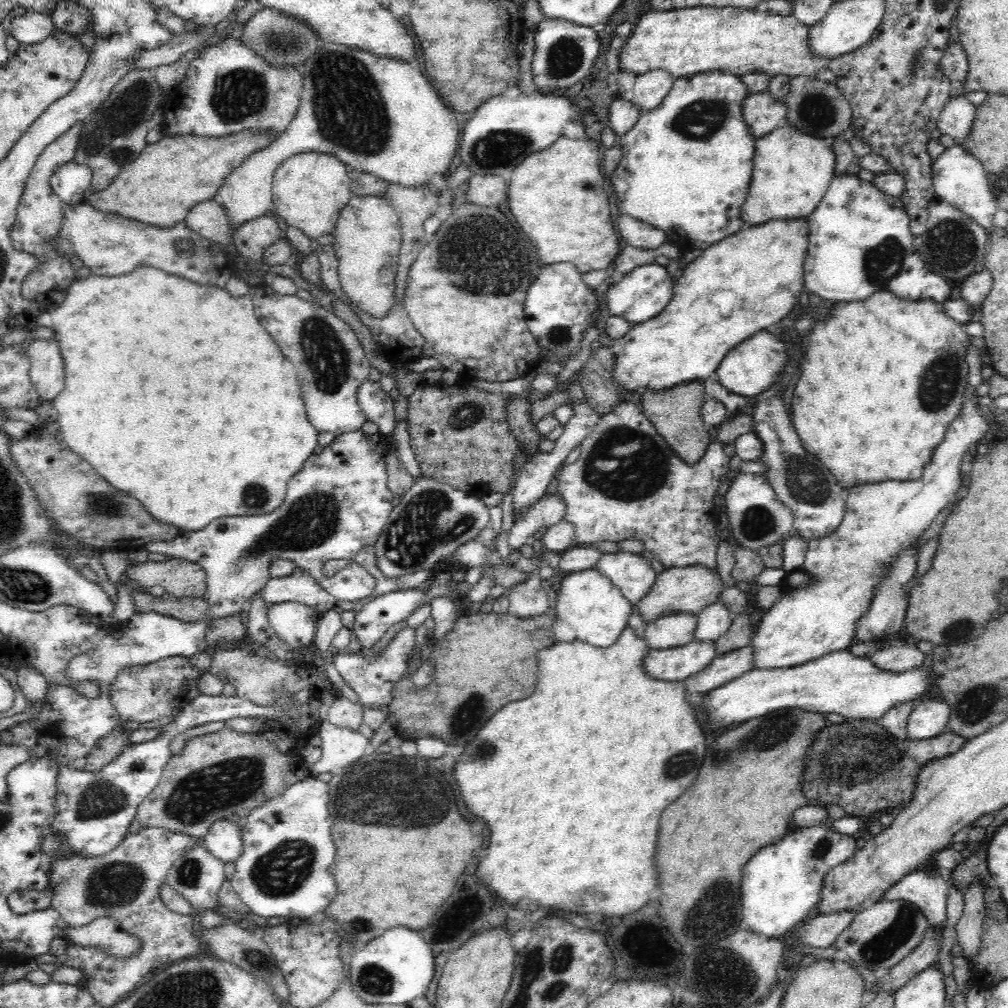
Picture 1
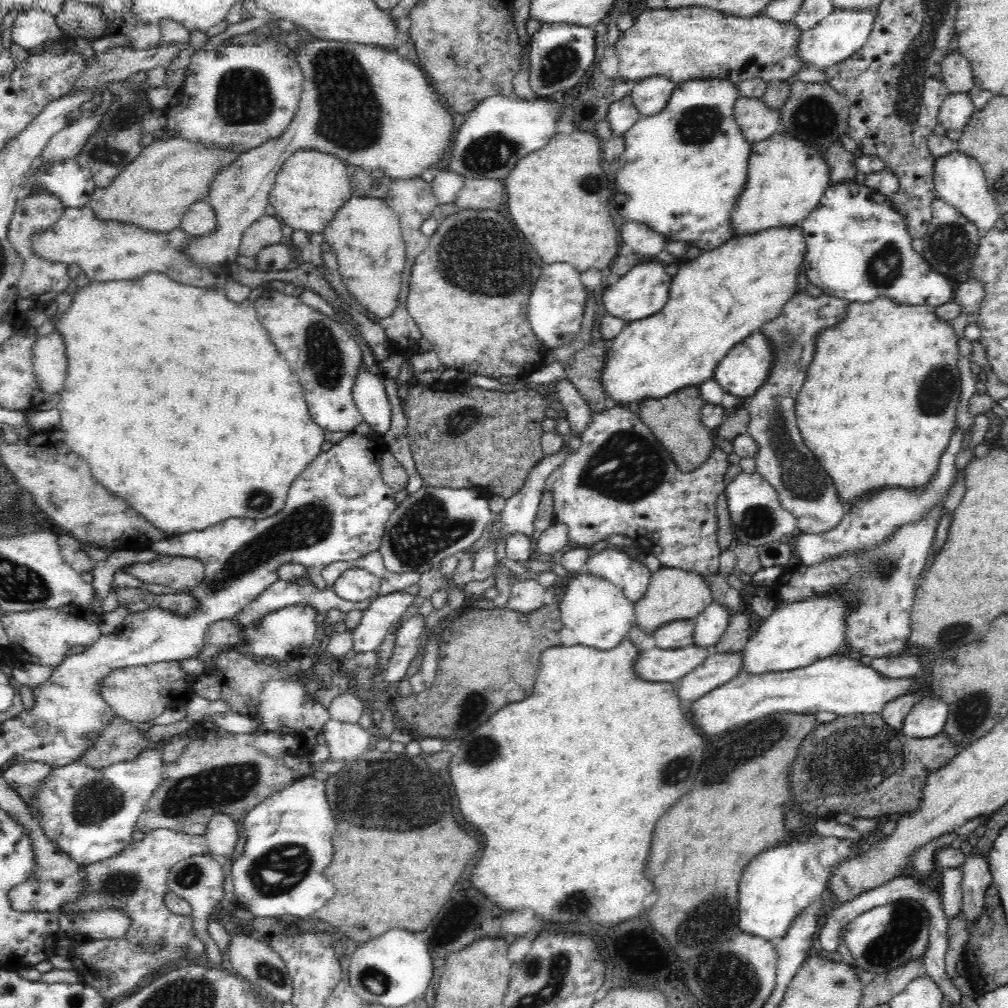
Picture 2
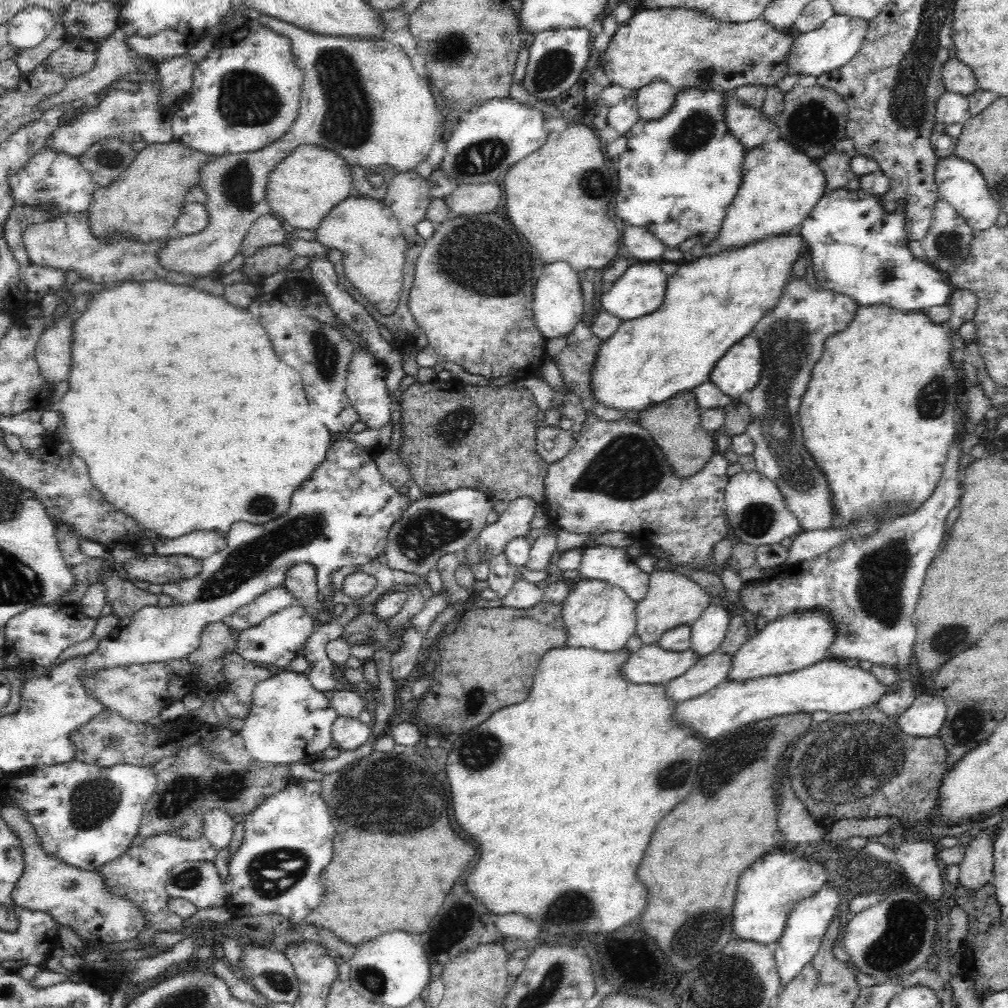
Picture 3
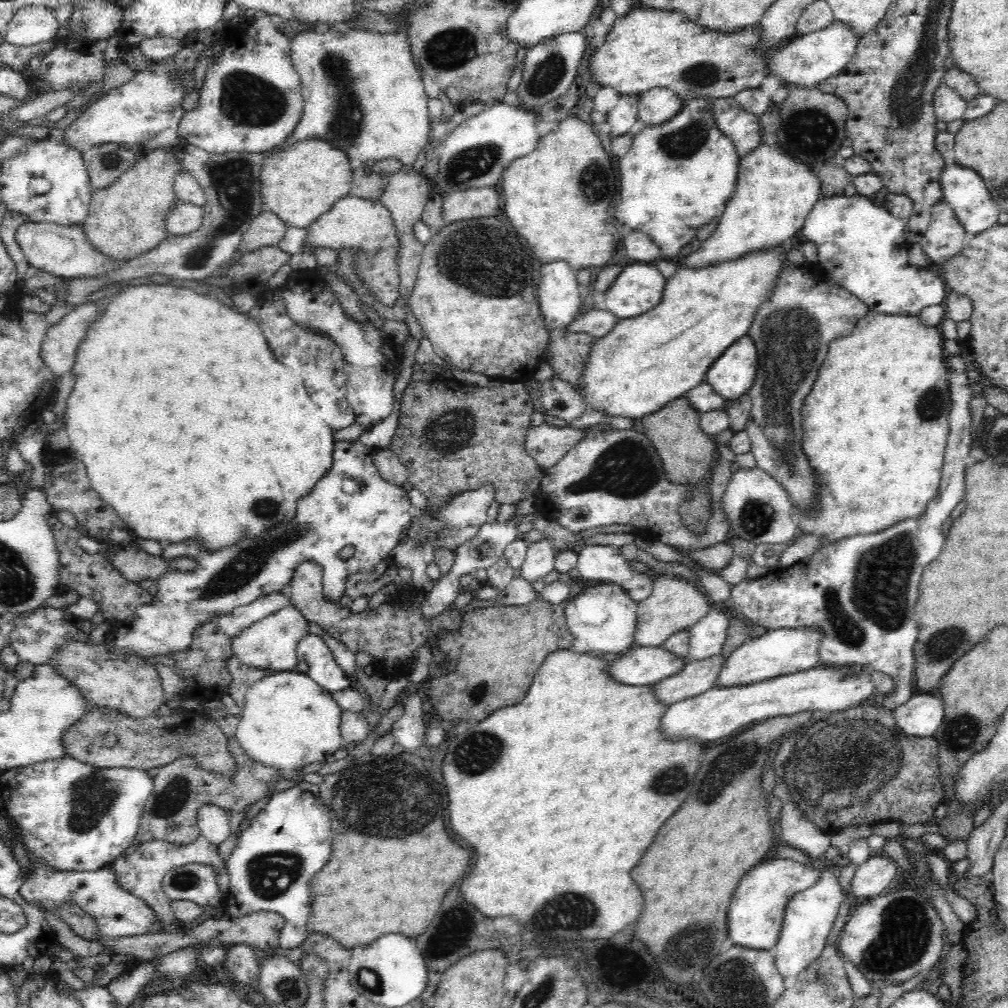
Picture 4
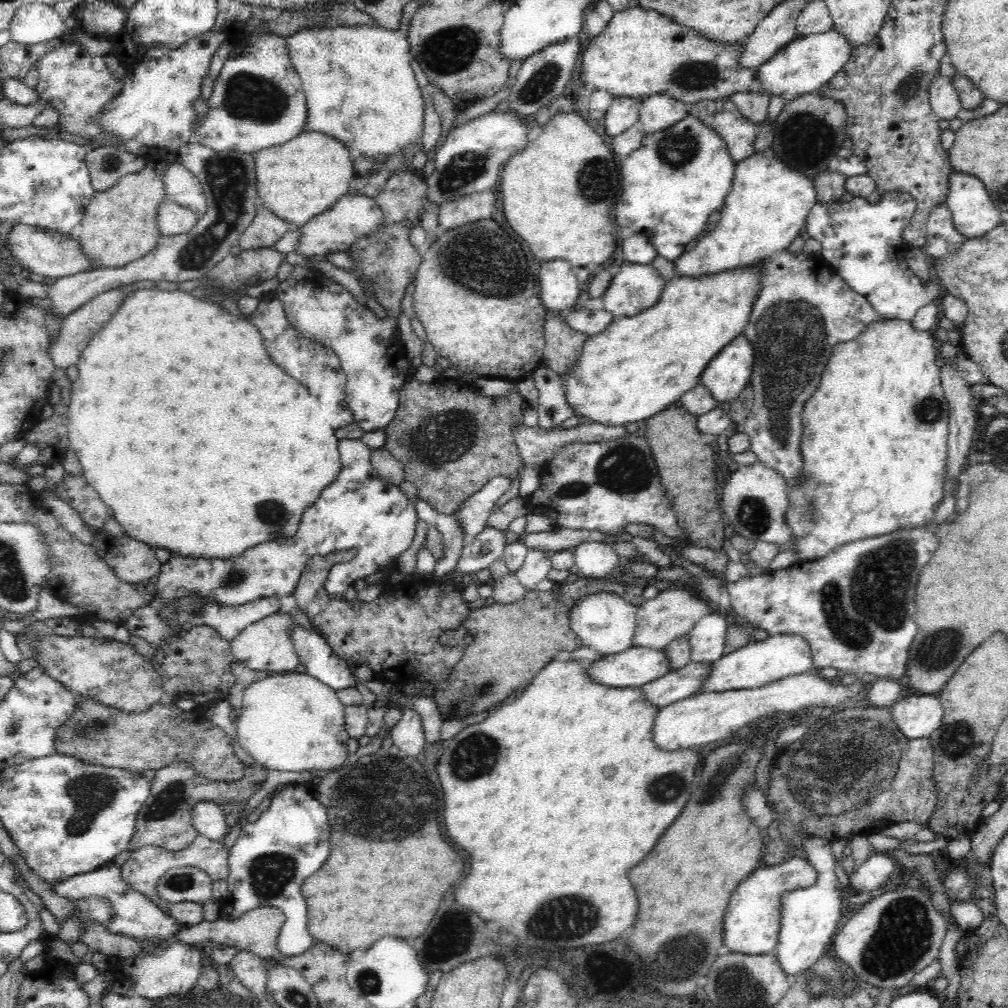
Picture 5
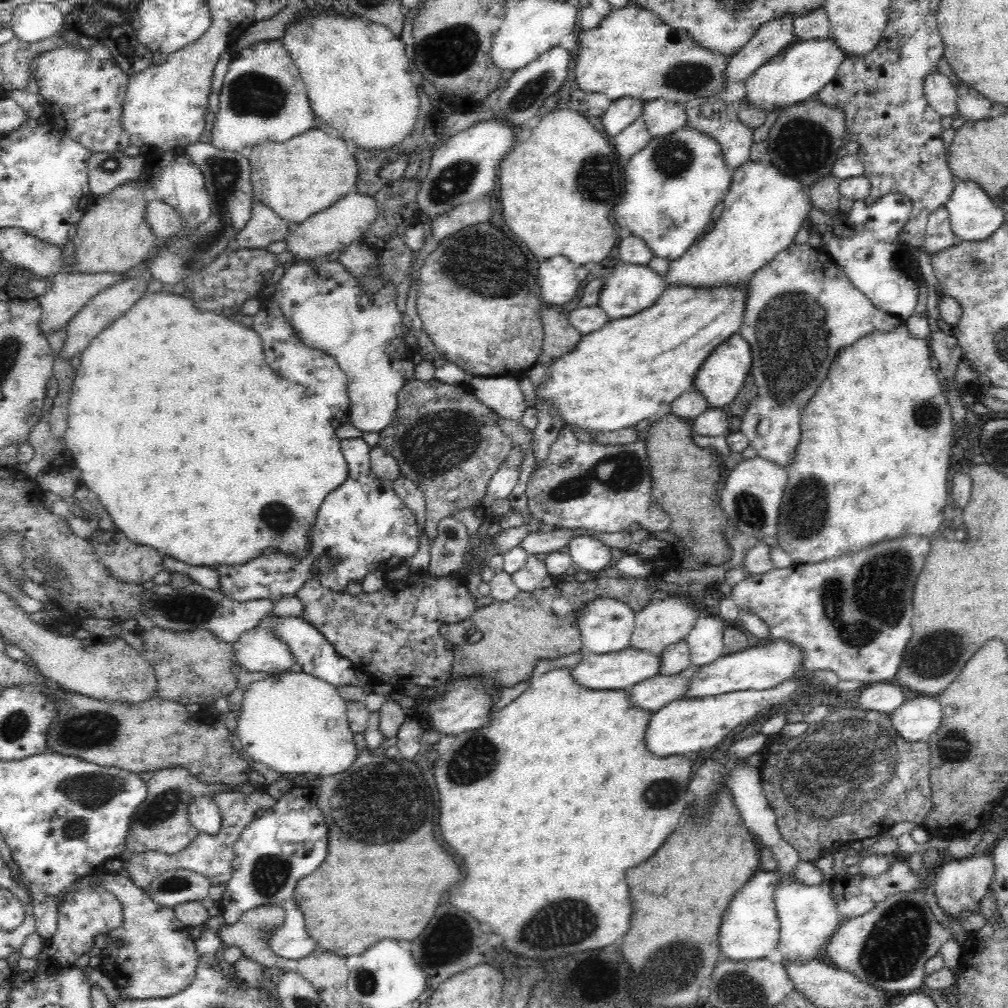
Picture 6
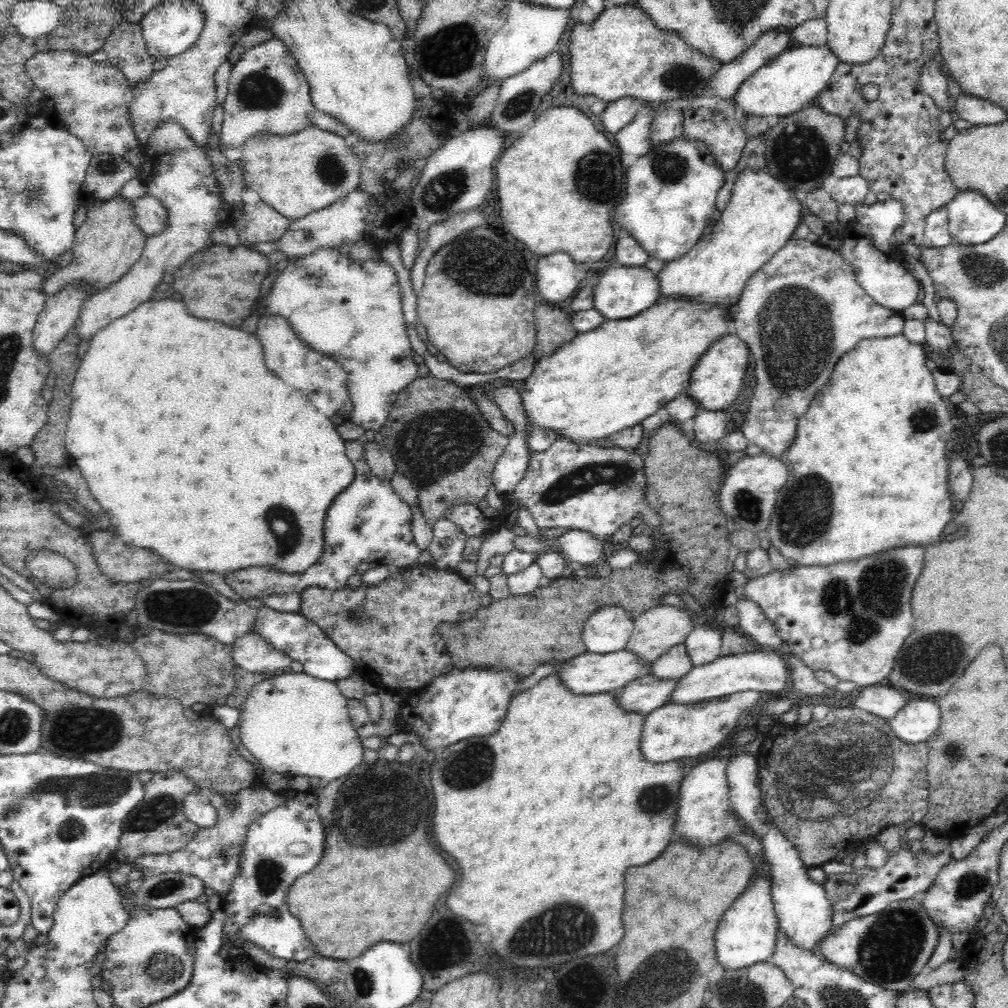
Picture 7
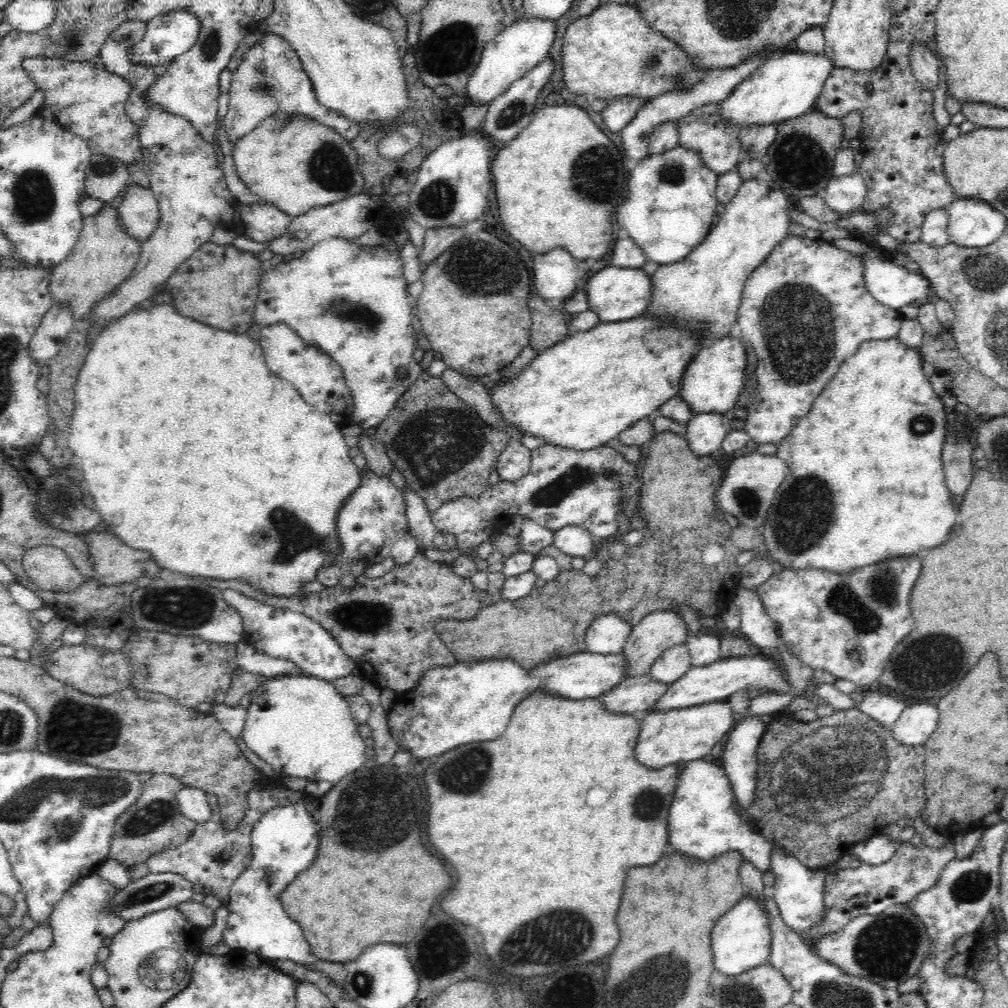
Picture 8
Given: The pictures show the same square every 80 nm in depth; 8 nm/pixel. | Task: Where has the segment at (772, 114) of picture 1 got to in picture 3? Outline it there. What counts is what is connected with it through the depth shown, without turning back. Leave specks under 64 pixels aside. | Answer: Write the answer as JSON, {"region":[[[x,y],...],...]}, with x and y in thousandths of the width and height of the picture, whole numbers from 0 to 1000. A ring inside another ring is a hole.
{"region":[[[722,92],[717,109],[723,131],[733,139],[740,151],[756,143],[770,126],[766,117],[760,117],[754,107],[740,103],[728,92]]]}

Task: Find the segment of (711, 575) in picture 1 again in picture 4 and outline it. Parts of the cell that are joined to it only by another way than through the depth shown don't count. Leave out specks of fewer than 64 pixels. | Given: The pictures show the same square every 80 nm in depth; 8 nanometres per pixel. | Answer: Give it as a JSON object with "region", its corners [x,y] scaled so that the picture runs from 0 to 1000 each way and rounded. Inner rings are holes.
{"region":[[[647,568],[647,587],[643,593],[632,598],[630,637],[634,641],[652,642],[669,627],[684,624],[702,607],[706,601],[691,579],[679,573],[657,571]]]}

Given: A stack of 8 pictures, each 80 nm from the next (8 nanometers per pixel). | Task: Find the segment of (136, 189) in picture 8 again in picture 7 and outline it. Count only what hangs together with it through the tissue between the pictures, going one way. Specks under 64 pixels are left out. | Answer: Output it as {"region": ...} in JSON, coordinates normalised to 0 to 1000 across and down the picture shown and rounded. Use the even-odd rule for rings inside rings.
{"region":[[[151,192],[140,194],[131,201],[134,209],[131,217],[142,233],[153,235],[166,227],[165,206]]]}

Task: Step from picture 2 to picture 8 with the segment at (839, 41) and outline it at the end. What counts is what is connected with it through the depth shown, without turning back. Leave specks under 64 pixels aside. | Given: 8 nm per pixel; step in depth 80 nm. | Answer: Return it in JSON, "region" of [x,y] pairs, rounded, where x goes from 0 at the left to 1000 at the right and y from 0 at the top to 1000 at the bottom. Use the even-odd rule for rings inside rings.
{"region":[[[794,51],[774,52],[745,71],[744,75],[741,75],[740,79],[734,81],[730,87],[727,87],[724,95],[715,101],[715,113],[719,115],[717,119],[728,121],[733,127],[738,123],[770,123],[796,115],[799,110],[809,107],[810,98],[827,66],[817,52],[812,54]]]}

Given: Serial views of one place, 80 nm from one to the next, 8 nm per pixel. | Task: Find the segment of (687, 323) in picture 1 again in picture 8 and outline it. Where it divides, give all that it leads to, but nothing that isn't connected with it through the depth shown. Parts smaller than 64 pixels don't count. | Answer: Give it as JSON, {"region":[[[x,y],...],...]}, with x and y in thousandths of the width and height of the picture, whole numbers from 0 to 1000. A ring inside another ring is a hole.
{"region":[[[641,310],[637,312],[636,313],[633,313],[631,315],[628,315],[627,317],[617,317],[616,319],[595,319],[593,320],[589,325],[583,326],[581,329],[568,329],[567,332],[562,334],[561,336],[558,336],[554,339],[554,341],[548,343],[548,345],[542,346],[542,349],[538,349],[538,351],[534,351],[530,357],[528,357],[528,361],[516,371],[516,373],[512,373],[512,375],[504,375],[502,377],[502,381],[500,383],[496,383],[496,385],[490,385],[488,387],[488,393],[489,395],[489,401],[491,404],[491,407],[494,407],[495,409],[500,409],[502,411],[502,415],[504,417],[508,417],[508,419],[512,419],[512,425],[514,427],[520,427],[520,429],[524,429],[524,431],[528,431],[528,433],[533,433],[534,435],[540,435],[540,437],[543,438],[543,440],[549,440],[549,442],[554,442],[558,444],[568,444],[569,446],[585,446],[585,444],[591,444],[593,442],[597,442],[600,440],[600,438],[603,438],[605,435],[610,435],[617,429],[618,427],[621,427],[622,425],[625,425],[630,419],[633,419],[634,417],[637,417],[641,414],[648,414],[652,411],[654,407],[654,403],[656,401],[659,401],[660,399],[663,399],[666,395],[669,395],[671,392],[674,391],[674,387],[676,386],[676,379],[675,379],[675,385],[673,385],[673,377],[677,377],[677,365],[681,365],[683,363],[685,357],[687,357],[702,340],[700,340],[697,337],[697,333],[693,331],[693,329],[688,329],[685,328],[684,325],[680,323],[677,319],[672,319],[672,317],[669,317],[669,319],[664,319],[659,313],[659,315],[650,315],[650,313],[642,313]]]}

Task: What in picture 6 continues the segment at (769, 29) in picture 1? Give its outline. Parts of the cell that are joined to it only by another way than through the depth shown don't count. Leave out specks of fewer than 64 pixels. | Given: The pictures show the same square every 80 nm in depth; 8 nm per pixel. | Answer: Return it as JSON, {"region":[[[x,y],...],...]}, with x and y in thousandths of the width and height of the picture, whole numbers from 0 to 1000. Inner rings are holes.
{"region":[[[631,5],[620,6],[614,10],[607,9],[605,14],[603,14],[603,18],[595,24],[593,30],[575,34],[575,50],[573,50],[573,56],[571,56],[571,69],[569,71],[571,71],[571,83],[575,85],[575,89],[579,89],[579,91],[595,91],[595,93],[601,93],[608,100],[617,96],[627,96],[638,101],[651,98],[665,98],[666,100],[680,103],[684,99],[688,99],[688,96],[703,96],[713,91],[718,91],[723,84],[719,82],[719,69],[725,58],[726,55],[717,56],[715,52],[704,51],[693,46],[682,32],[671,32],[671,28],[663,28],[662,24],[657,24],[657,20],[653,20],[647,12],[641,12],[640,9],[633,8],[633,5]]]}

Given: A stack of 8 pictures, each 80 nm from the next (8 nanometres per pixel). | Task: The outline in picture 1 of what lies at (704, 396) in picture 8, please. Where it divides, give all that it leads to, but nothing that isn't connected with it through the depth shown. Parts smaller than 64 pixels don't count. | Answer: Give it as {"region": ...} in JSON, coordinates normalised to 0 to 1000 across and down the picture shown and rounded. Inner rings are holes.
{"region":[[[762,327],[752,328],[741,335],[715,357],[709,367],[713,373],[713,380],[728,391],[749,394],[764,385],[772,377],[773,370],[780,363],[780,343],[772,333]]]}

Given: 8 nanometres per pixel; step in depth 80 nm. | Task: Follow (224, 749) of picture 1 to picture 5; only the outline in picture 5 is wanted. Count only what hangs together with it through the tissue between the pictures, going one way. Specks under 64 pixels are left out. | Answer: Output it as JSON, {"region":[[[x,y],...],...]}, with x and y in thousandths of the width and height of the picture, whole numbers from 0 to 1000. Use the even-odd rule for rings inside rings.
{"region":[[[181,755],[158,763],[150,774],[150,785],[145,796],[138,804],[135,822],[127,843],[137,843],[147,838],[158,839],[163,843],[175,845],[185,841],[197,829],[191,817],[190,803],[196,795],[211,795],[221,799],[226,797],[243,798],[245,794],[260,782],[264,774],[264,764],[258,758],[241,757],[240,772],[230,777],[220,774],[208,774],[192,765],[192,762]]]}

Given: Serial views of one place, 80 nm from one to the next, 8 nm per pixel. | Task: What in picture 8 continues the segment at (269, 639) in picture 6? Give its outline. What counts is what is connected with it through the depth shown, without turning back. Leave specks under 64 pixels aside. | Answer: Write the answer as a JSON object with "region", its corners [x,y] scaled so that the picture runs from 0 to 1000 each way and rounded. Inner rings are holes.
{"region":[[[243,633],[236,635],[233,640],[232,653],[236,663],[250,669],[264,671],[266,674],[292,669],[294,660],[289,655],[282,655],[278,652],[270,653],[254,645],[253,641],[249,637],[245,637]]]}

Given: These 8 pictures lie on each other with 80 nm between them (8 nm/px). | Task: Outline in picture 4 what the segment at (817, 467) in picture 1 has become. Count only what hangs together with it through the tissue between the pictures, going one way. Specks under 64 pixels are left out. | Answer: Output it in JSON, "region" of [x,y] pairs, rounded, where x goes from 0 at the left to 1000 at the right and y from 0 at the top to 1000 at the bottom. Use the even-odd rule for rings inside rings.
{"region":[[[780,262],[776,272],[772,275],[772,282],[768,290],[764,290],[762,300],[758,300],[752,306],[750,317],[746,319],[746,325],[742,327],[742,333],[746,333],[752,347],[752,365],[748,381],[742,389],[746,400],[744,415],[739,428],[745,437],[745,448],[750,456],[751,463],[760,467],[775,480],[783,490],[787,504],[792,507],[805,509],[811,503],[812,478],[809,476],[803,456],[796,442],[796,414],[795,405],[800,391],[804,389],[804,383],[810,377],[812,365],[815,363],[821,341],[827,335],[841,333],[849,324],[851,317],[855,317],[862,310],[861,303],[851,295],[843,292],[834,284],[820,279],[812,268],[808,266],[788,266],[786,262]]]}

